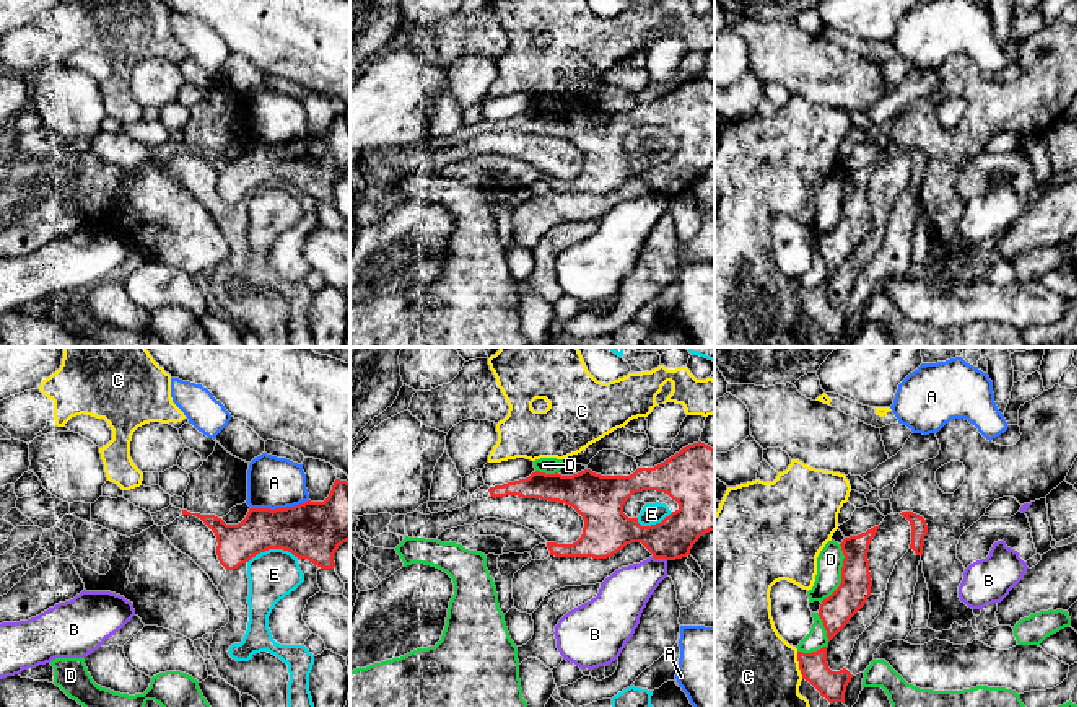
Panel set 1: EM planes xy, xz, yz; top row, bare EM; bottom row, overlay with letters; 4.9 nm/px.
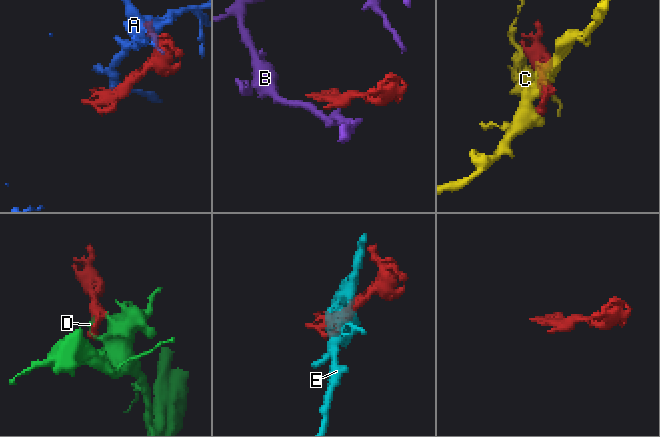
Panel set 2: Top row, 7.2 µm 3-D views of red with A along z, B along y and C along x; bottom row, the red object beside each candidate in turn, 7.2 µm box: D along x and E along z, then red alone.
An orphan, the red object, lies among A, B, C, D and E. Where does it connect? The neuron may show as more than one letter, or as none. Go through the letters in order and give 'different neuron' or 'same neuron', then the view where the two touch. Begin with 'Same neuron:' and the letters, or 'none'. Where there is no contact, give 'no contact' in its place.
Same neuron: none
A: different neuron; contact in xy
B: different neuron; contact in xz
C: different neuron; contact in yz
D: different neuron; contact in yz
E: different neuron; contact in xy

